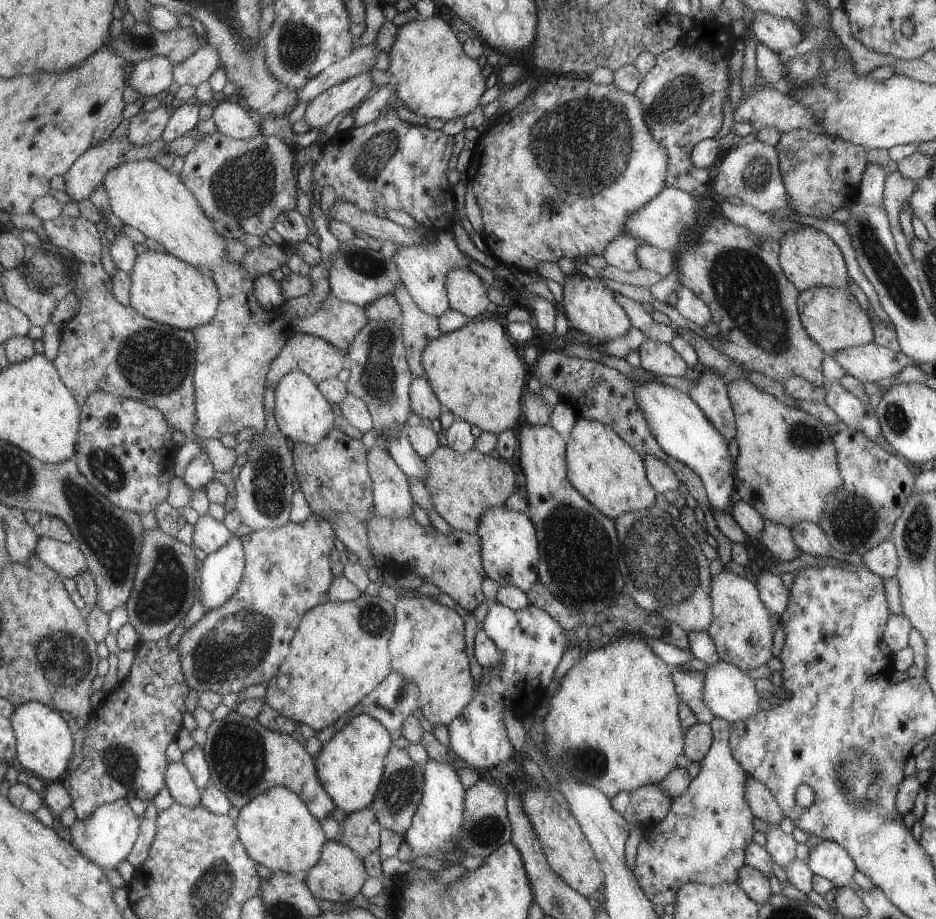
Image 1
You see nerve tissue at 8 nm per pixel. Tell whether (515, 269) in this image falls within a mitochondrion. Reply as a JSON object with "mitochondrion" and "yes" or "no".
{"mitochondrion":"no"}

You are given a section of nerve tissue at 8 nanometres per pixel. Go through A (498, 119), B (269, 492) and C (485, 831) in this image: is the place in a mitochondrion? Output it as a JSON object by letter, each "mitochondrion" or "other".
{"A":"other","B":"mitochondrion","C":"mitochondrion"}

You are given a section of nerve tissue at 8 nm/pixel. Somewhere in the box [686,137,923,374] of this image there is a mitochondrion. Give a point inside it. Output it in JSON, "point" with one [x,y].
{"point":[747,290]}

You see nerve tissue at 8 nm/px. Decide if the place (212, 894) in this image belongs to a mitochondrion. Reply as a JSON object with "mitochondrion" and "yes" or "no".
{"mitochondrion":"yes"}

